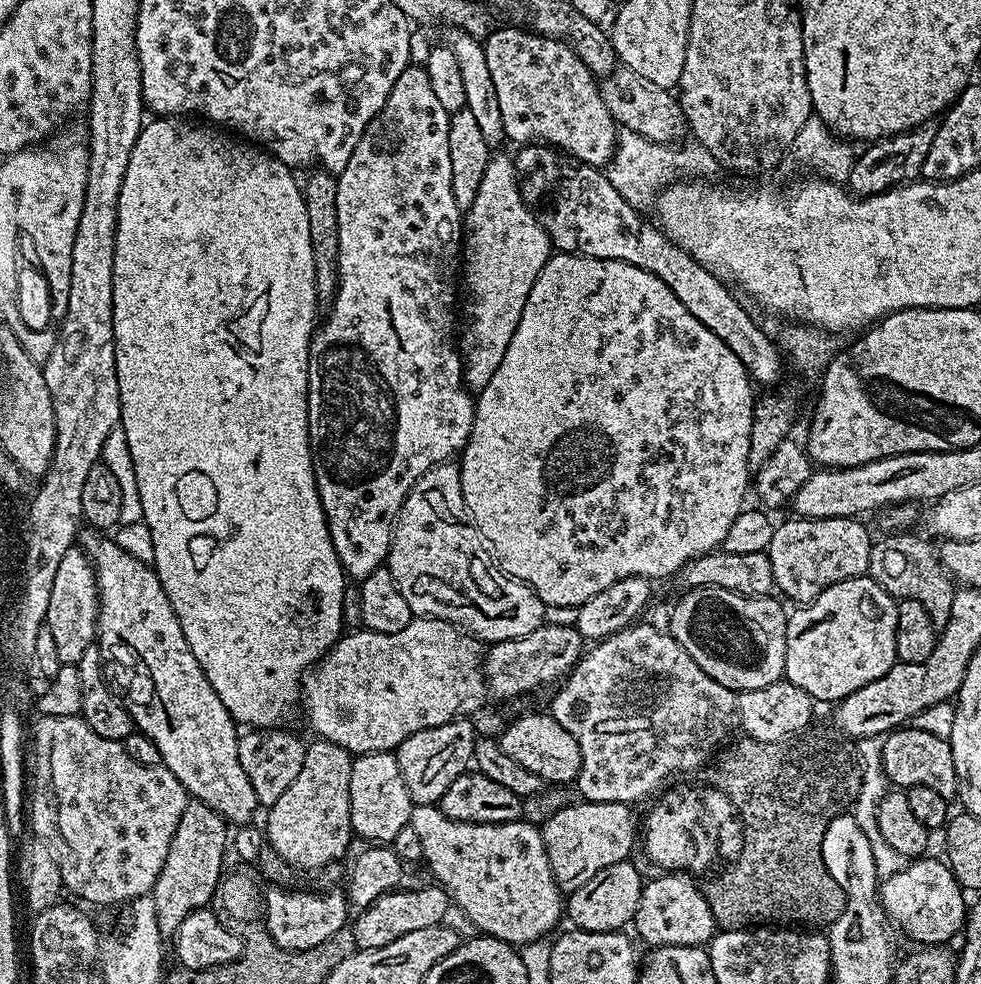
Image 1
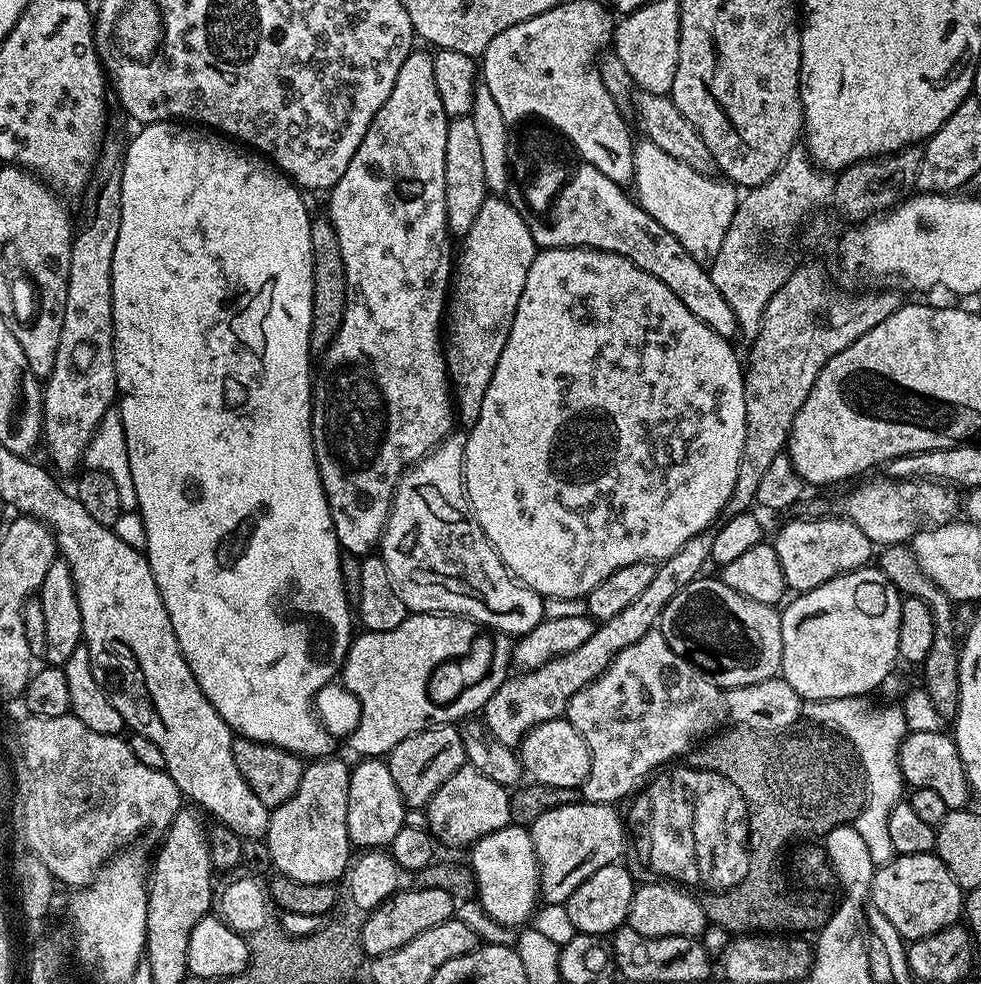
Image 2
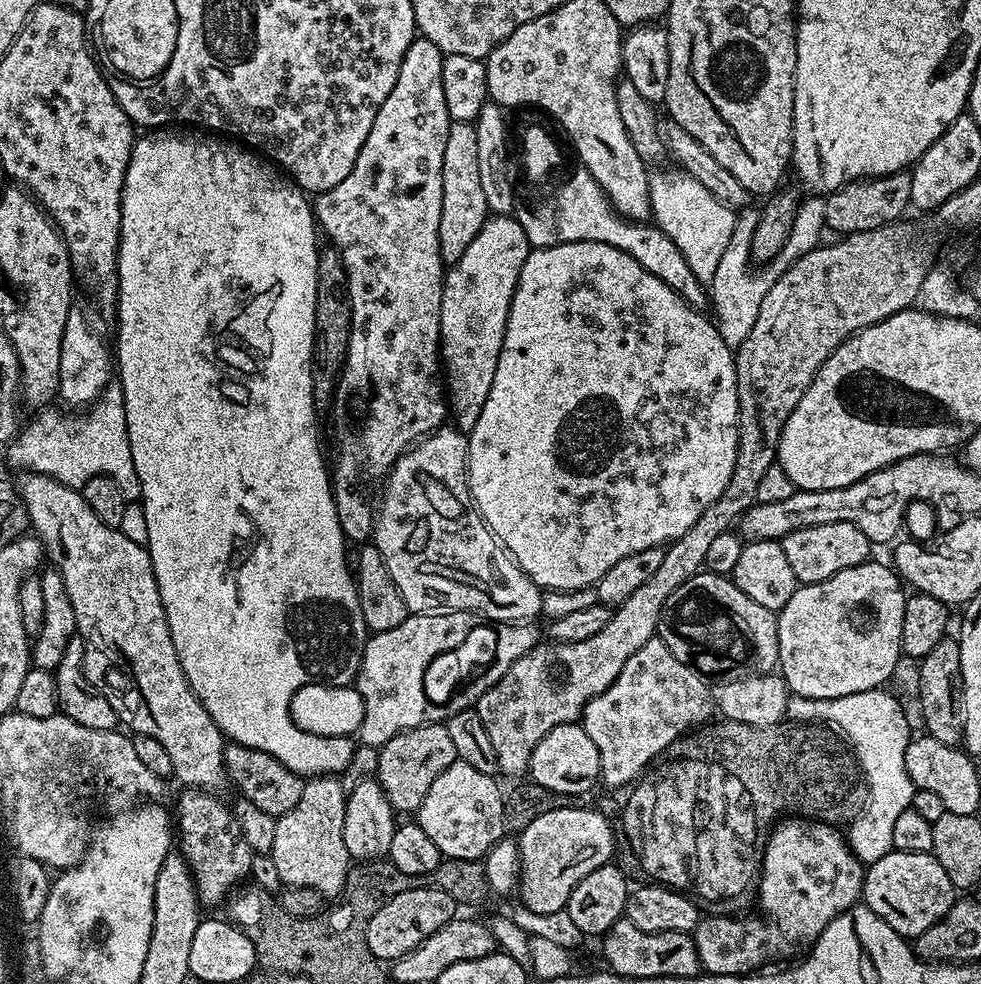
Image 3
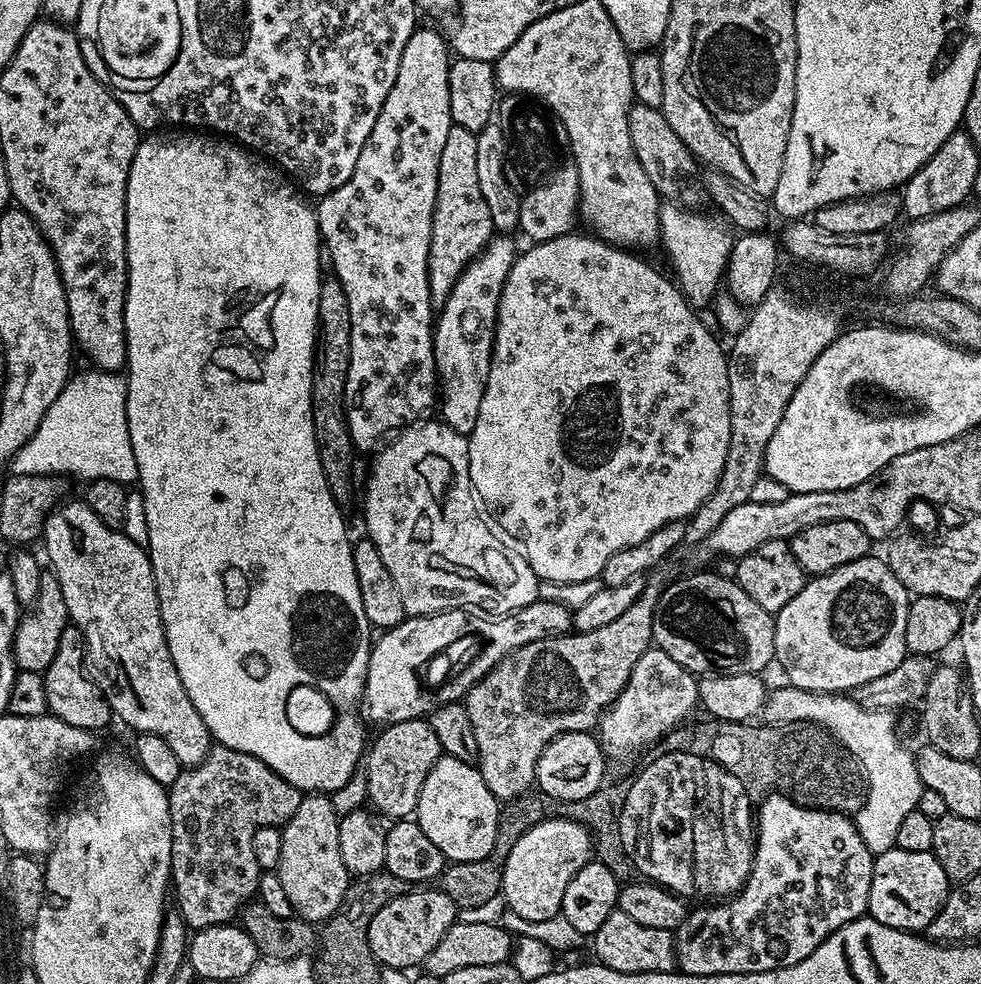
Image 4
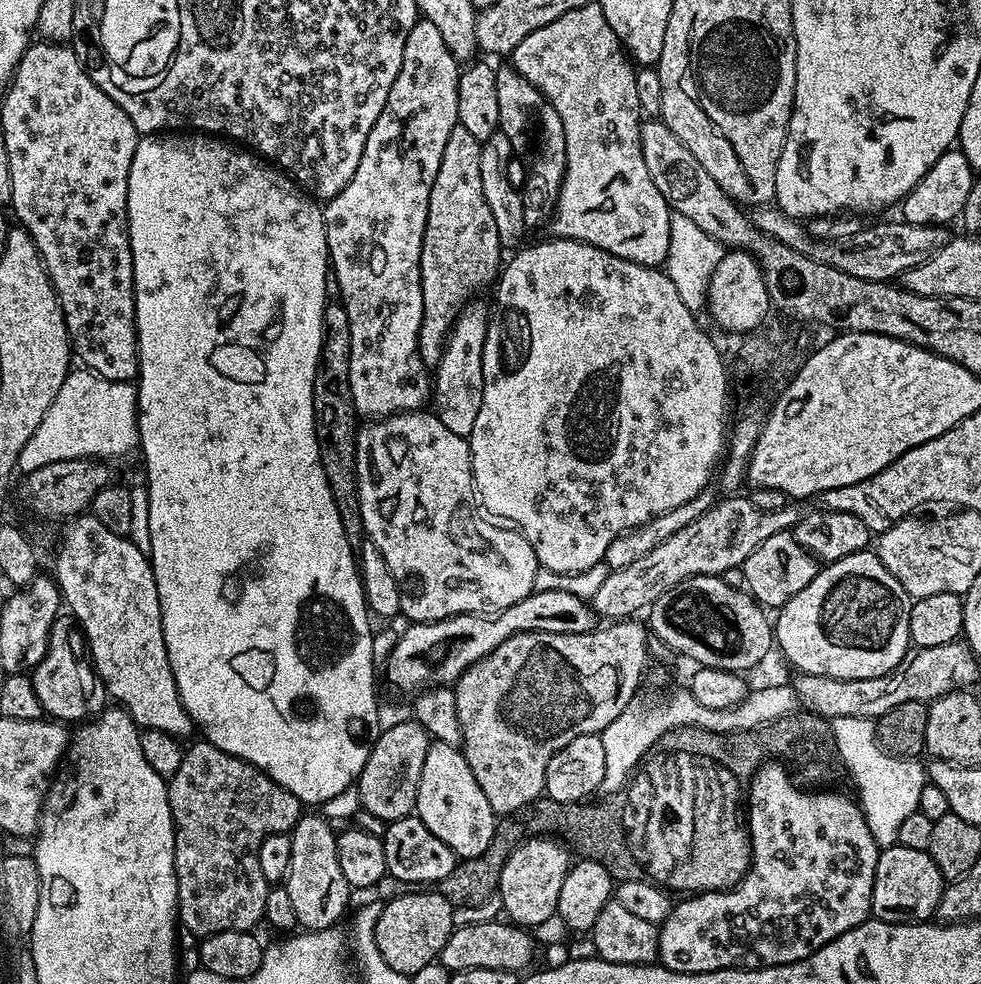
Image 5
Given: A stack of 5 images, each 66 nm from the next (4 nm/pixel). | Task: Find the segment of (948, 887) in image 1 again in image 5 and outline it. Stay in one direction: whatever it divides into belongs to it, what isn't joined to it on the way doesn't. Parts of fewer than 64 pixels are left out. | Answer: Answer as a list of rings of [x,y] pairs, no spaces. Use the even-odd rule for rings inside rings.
[[[895,843],[881,851],[876,863],[871,915],[893,926],[931,921],[936,916],[936,907],[945,887],[944,877],[927,852],[910,850]]]

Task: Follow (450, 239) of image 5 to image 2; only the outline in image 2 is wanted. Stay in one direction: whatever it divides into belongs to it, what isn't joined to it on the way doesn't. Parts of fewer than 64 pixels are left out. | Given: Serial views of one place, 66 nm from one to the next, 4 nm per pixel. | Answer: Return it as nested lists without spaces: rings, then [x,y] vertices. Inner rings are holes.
[[[471,115],[454,116],[446,130],[446,222],[453,237],[462,238],[474,226],[478,210],[490,193],[486,186],[486,170],[482,163],[482,146]]]

